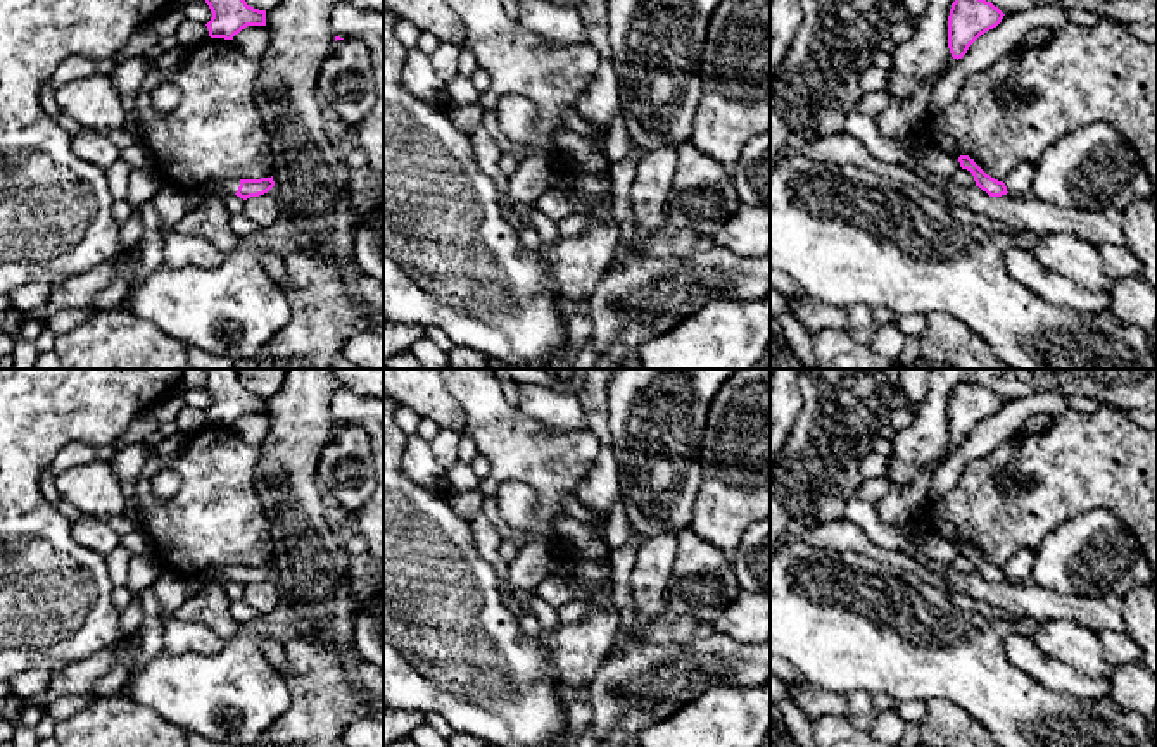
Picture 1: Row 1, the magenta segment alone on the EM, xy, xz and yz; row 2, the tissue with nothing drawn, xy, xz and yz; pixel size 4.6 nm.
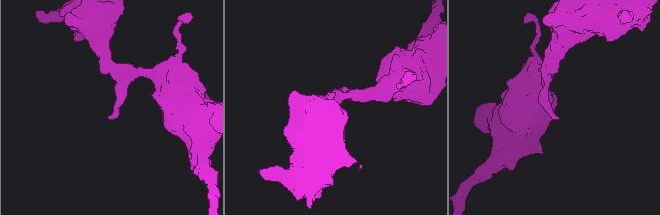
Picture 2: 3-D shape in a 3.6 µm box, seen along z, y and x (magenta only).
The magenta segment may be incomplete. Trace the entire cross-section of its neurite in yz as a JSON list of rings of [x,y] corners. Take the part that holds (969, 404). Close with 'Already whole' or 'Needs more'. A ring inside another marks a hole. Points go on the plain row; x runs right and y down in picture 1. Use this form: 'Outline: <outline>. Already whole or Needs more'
Outline: [[[957,383],[948,402],[948,435],[952,443],[962,445],[981,421],[1002,409],[1003,402],[998,393],[979,383]]]. Already whole

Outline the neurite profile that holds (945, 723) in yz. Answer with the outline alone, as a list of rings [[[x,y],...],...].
[[[933,699],[915,747],[1000,747],[984,725],[948,699]]]

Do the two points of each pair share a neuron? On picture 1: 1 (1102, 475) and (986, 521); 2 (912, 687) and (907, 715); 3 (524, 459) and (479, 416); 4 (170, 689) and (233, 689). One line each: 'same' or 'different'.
1: same
2: different
3: same
4: same

